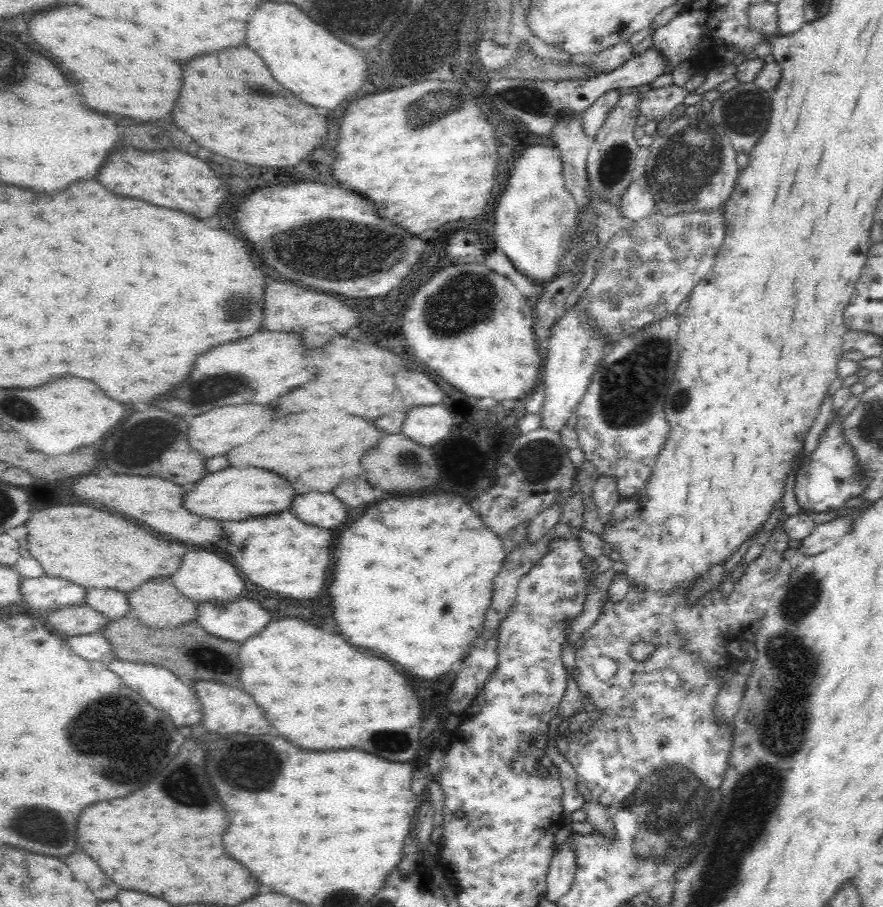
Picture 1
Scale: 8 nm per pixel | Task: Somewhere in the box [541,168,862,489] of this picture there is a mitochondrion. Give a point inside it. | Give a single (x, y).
(631, 387)

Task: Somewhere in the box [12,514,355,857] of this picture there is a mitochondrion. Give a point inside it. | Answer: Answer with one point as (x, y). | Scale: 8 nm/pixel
(108, 729)

